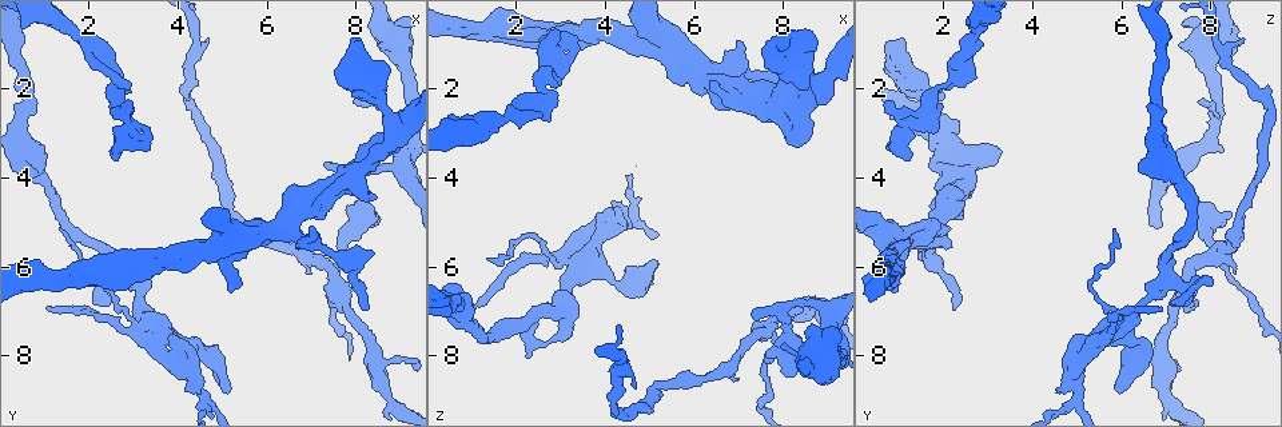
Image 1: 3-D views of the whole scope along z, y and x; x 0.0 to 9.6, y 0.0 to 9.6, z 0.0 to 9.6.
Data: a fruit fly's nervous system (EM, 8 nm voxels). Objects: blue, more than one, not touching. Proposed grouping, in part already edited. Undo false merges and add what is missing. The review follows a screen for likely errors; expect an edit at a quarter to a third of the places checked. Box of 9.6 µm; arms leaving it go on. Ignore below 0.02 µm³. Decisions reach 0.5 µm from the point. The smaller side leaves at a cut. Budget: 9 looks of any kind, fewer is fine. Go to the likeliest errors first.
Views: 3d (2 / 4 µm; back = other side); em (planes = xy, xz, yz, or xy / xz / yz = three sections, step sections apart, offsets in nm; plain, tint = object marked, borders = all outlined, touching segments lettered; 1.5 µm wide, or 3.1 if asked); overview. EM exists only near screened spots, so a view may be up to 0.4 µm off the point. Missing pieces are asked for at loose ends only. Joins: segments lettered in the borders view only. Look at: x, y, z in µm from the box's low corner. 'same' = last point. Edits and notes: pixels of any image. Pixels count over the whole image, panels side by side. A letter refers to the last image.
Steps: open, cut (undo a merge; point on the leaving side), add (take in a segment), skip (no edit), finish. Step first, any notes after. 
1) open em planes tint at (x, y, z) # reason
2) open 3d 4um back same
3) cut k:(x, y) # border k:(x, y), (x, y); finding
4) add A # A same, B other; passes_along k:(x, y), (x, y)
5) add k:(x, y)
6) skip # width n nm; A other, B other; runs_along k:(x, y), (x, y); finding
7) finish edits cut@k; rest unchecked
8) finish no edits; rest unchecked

open em xy step 4 tint at (8.25, 6.90, 2.15) # branch stops here

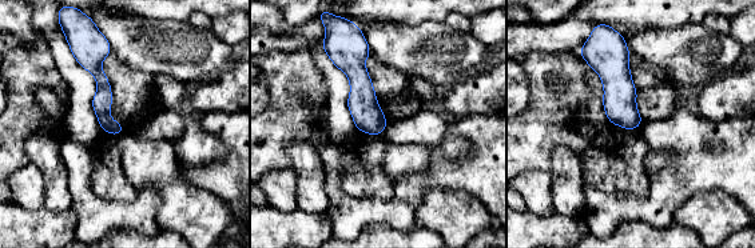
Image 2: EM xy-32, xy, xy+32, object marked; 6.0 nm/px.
open em planes borders same

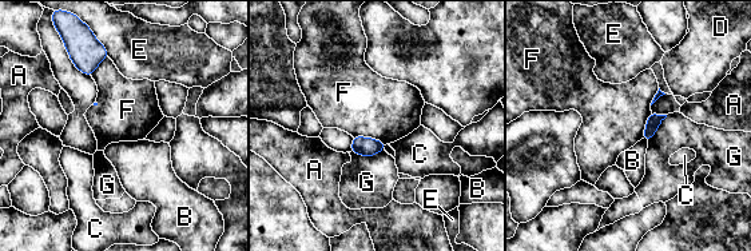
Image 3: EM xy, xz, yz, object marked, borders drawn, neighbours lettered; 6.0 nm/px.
skip # A other, B other, C other, D other, E other, F other, G other; border 3:(353, 136), (376, 138), (385, 144); none of them fits

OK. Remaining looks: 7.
open 3d 2um back at (2.80, 1.80, 2.60) # branch stops here

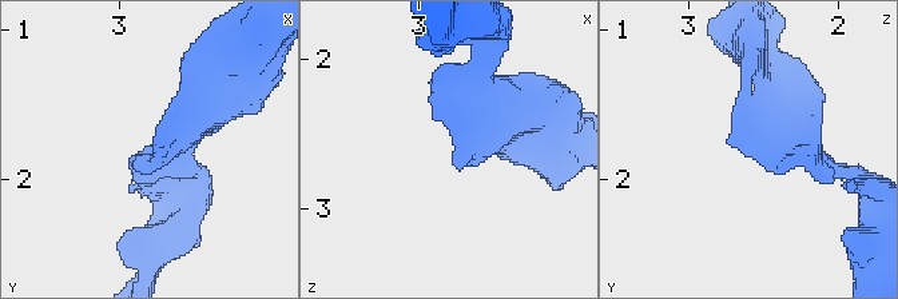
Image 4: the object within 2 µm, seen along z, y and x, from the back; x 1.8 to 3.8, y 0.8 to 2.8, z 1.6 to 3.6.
open em planes borders at (2.76, 1.80, 2.68)

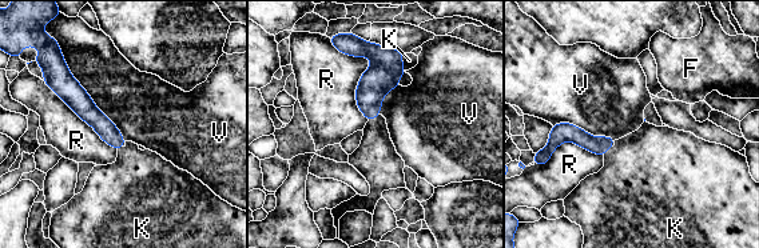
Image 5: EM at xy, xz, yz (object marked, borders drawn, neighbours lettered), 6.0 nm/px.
add K # F other, K same, R other, V other; passes_along 5:(384, 75), (401, 62), (409, 60); it goes on there

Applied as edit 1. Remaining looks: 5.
open 3d 4um back at (1.05, 6.90, 6.90)

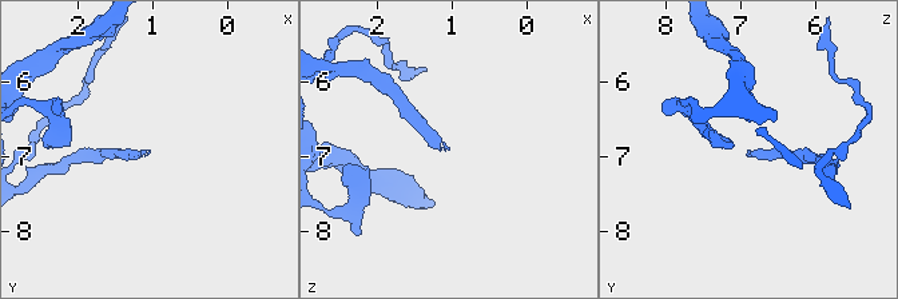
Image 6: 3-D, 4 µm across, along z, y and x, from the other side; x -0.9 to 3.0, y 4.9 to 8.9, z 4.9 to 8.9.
open em planes borders at (1.05, 6.95, 6.90)

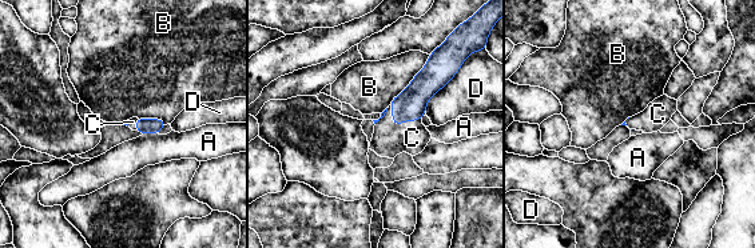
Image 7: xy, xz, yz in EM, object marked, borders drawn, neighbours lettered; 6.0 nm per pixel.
add C # A other, B other, C same, D other; passes_along 7:(410, 106), (393, 120), (412, 138); it goes on there

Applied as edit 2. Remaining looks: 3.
open em xy step 8 tint at (4.60, 8.95, 5.05) # thick turns thin

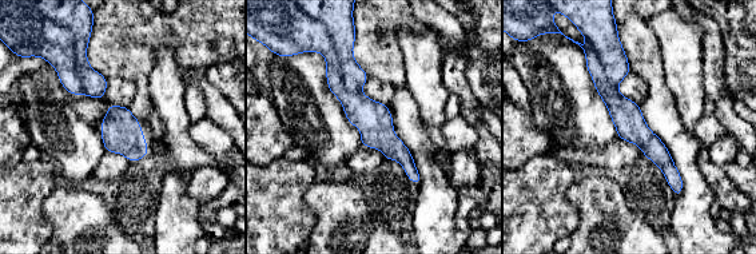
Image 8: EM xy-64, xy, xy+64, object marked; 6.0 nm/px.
open em planes borders same

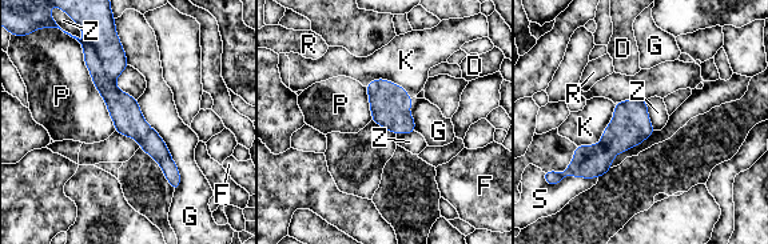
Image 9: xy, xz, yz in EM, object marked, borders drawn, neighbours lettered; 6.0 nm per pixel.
cut 9:(115, 99) # D other, F other, G other, K other, P other, R other, S other, Z other; border 9:(87, 39), (103, 74), (114, 82); two neurons meet here

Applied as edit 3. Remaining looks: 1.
finish edits add@5, add@7, cut@9; rest unchecked

